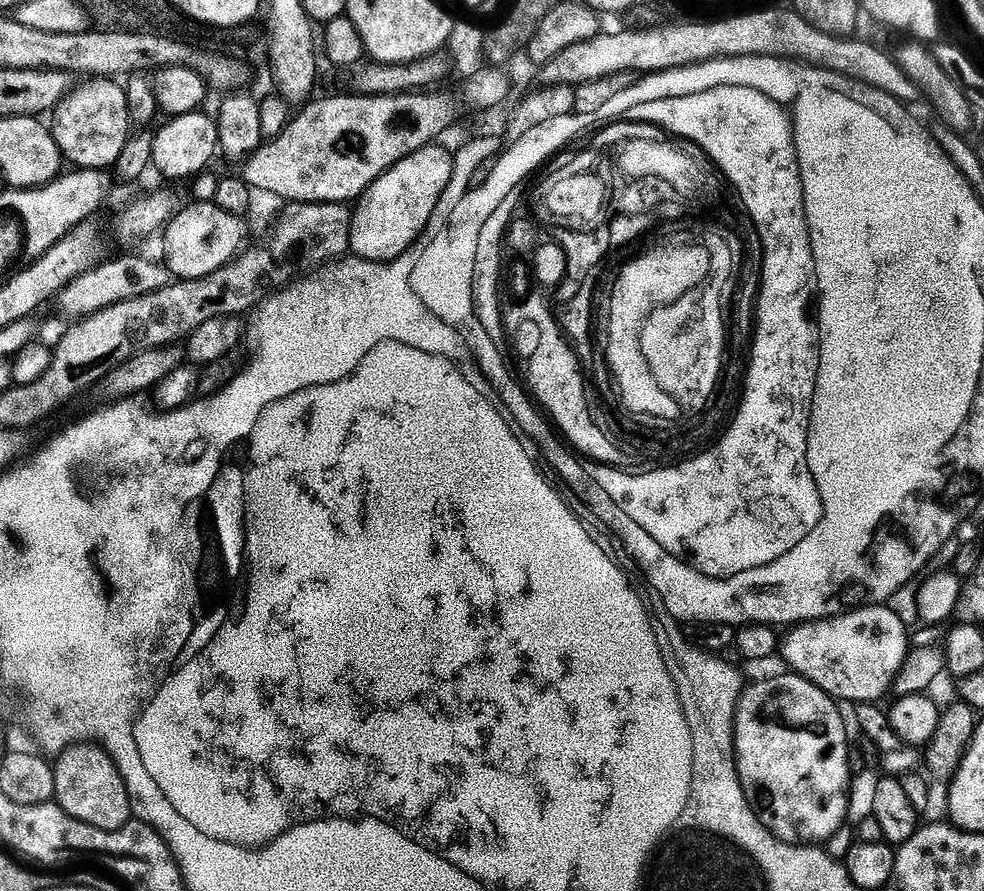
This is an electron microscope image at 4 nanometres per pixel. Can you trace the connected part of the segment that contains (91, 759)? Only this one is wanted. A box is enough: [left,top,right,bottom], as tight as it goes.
[55,744,133,830]

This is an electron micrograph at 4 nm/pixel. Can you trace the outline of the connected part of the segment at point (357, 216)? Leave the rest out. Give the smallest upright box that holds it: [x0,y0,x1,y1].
[352,142,453,264]

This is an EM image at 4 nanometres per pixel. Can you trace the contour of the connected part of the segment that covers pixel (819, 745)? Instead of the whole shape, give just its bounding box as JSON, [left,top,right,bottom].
[736,674,850,846]

